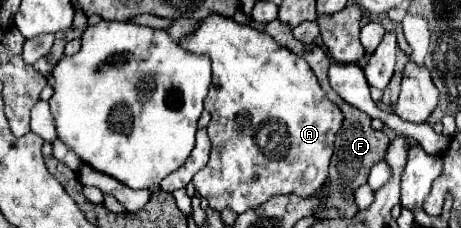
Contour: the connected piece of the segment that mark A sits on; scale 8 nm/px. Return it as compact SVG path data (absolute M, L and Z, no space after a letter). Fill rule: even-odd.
M210 16L206 20L200 22L200 28L186 36L180 46L184 48L190 48L190 52L198 52L198 54L208 54L210 60L212 60L212 84L210 84L210 90L204 98L204 108L212 114L212 120L208 124L208 134L210 134L210 140L212 140L212 154L210 154L210 160L208 164L192 178L194 186L196 186L196 192L208 200L210 208L216 208L216 210L224 210L226 206L232 208L234 212L246 212L246 210L254 210L258 208L260 204L264 204L266 200L270 200L272 196L276 194L296 194L296 196L310 196L312 192L316 192L320 188L320 184L324 184L324 180L328 178L328 166L330 166L330 160L332 160L332 152L334 152L334 136L336 132L340 130L342 126L342 112L336 104L332 104L324 90L320 88L314 72L310 70L310 66L306 64L304 58L292 54L290 50L282 48L276 40L272 40L268 34L264 32L258 32L246 24L236 24L234 20L230 18L224 18L224 16Z

